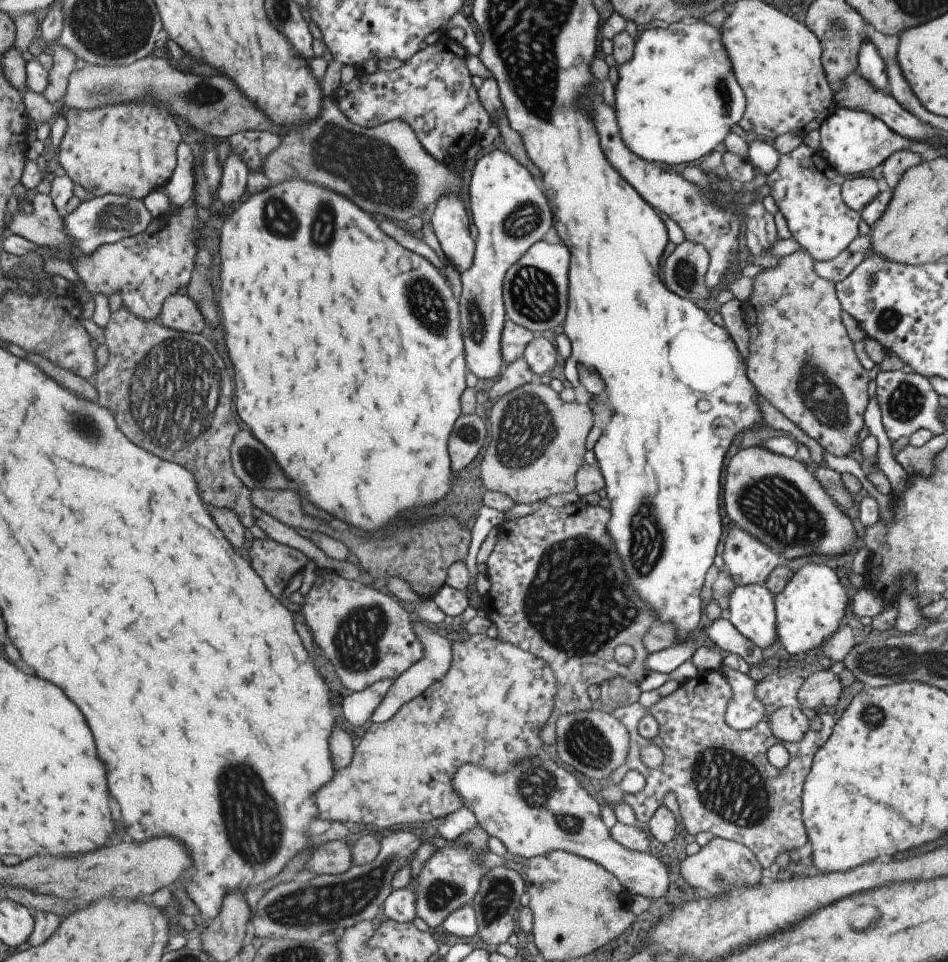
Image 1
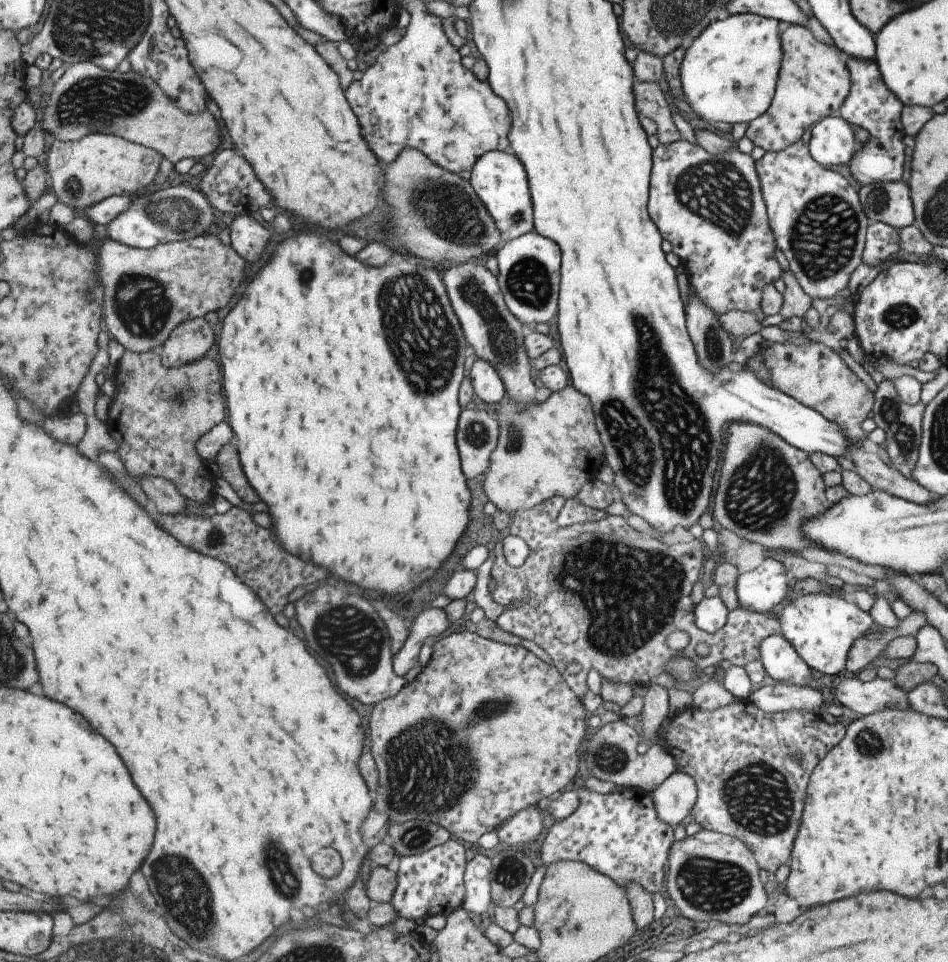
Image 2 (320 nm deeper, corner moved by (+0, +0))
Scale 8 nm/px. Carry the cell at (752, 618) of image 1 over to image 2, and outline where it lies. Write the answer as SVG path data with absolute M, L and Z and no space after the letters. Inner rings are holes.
M781 634L764 638L758 649L759 662L773 680L798 687L807 687L811 682L810 668Z

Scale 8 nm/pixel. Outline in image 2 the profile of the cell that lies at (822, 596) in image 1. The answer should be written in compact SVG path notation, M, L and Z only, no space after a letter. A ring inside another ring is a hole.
M837 594L806 595L791 603L784 601L778 607L778 612L782 637L809 668L829 676L837 675L844 669L845 658L852 644L859 640L873 642L885 633L869 613L861 611L856 604L848 603Z

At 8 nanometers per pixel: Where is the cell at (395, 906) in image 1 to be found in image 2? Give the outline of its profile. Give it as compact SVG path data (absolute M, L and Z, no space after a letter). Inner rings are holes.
M448 839L443 844L435 845L425 852L402 856L398 873L398 887L392 903L400 917L415 920L433 915L447 916L461 906L464 897L464 868L466 865L465 849Z

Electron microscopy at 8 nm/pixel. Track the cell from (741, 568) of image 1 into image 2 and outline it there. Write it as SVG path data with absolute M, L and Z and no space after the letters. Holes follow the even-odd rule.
M765 557L755 569L736 578L738 606L753 612L769 612L784 602L788 585L790 580L784 566Z

